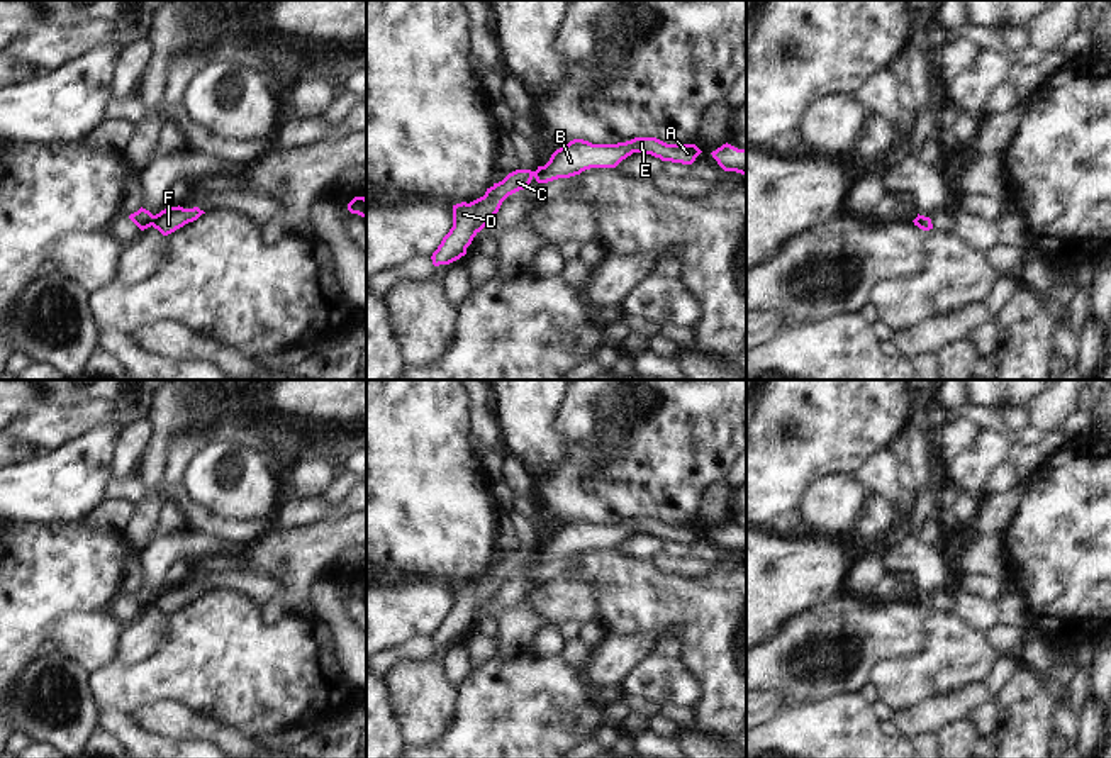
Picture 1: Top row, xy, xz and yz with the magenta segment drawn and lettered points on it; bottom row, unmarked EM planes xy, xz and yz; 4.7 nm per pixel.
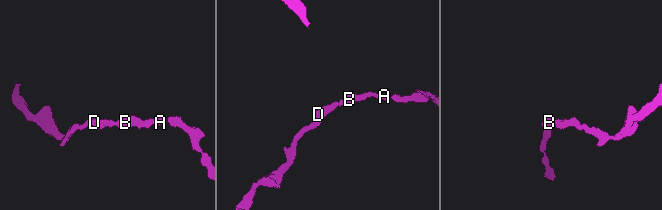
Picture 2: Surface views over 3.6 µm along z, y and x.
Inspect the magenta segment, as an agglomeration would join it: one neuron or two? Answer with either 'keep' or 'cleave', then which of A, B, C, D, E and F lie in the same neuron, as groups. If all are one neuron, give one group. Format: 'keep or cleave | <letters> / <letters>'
keep | A B C D E F

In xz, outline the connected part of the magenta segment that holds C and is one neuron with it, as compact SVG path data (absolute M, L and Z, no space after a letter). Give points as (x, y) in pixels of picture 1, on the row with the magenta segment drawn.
M634 137L617 144L592 144L573 139L556 149L544 166L536 171L516 170L502 181L487 188L485 195L466 203L453 205L453 227L443 237L431 259L434 266L449 265L466 254L473 237L494 219L502 202L529 187L534 178L548 183L558 178L570 178L590 168L616 168L633 153L645 153L662 161L692 164L702 153L695 144L667 144L656 137Z

